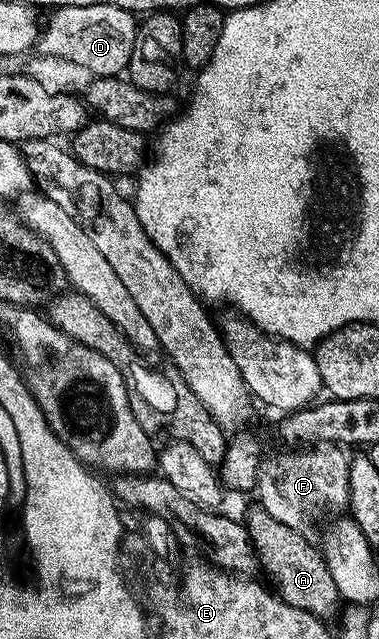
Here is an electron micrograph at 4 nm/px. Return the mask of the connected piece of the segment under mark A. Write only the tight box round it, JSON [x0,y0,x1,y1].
[246,506,342,621]

